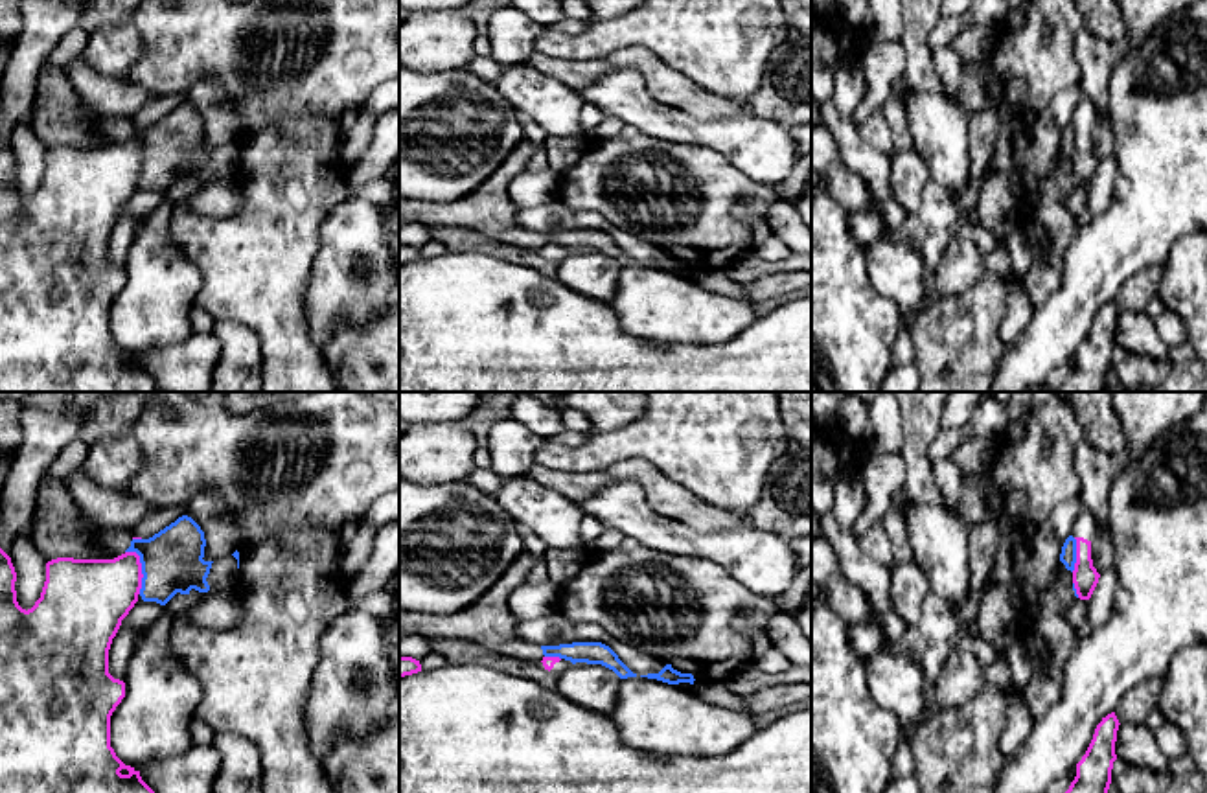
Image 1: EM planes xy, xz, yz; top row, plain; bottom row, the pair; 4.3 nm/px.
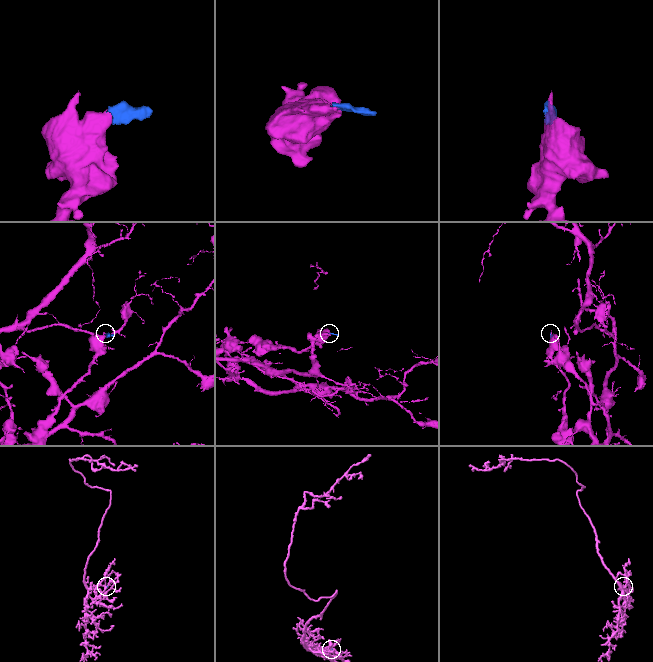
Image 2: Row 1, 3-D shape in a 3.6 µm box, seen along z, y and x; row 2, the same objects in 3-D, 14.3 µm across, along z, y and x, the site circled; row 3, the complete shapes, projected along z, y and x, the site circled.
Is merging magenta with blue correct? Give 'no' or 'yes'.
no

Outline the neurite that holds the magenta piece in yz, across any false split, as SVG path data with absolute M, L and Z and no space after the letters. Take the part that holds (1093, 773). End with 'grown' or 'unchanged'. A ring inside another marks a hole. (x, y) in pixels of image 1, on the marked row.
M1115 712L1102 718L1086 754L1076 764L1076 776L1065 793L1108 793L1113 762L1117 760L1115 741L1119 725Z; unchanged

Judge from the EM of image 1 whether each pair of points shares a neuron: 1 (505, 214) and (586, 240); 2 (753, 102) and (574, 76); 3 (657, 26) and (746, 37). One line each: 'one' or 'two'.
1: one
2: two
3: one

